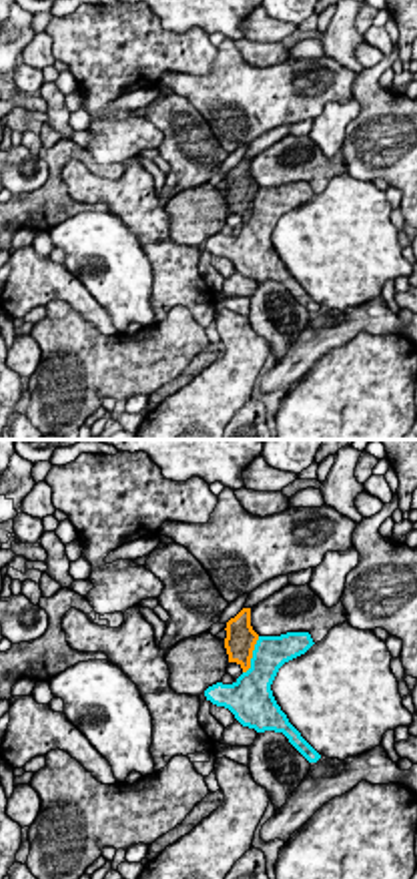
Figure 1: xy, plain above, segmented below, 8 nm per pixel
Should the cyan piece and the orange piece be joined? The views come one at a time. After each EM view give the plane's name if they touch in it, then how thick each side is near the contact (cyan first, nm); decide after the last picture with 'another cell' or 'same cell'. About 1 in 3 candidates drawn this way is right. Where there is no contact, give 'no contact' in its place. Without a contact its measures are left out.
xy | 280/240 nm

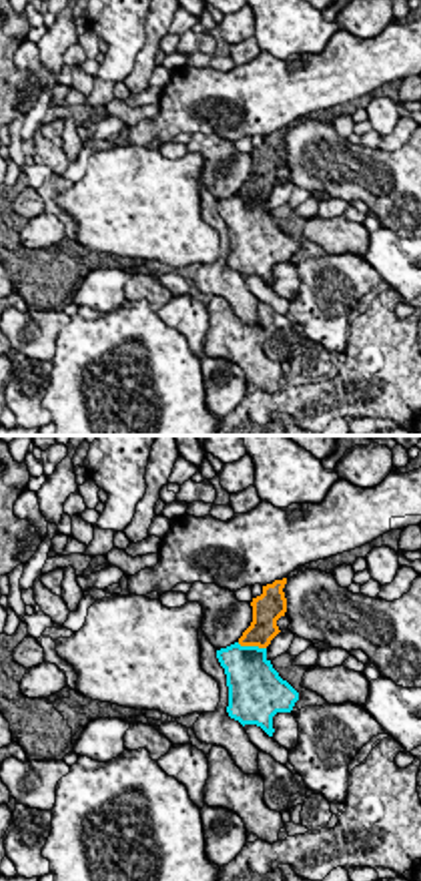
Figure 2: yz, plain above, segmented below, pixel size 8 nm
yz | 380/220 nm

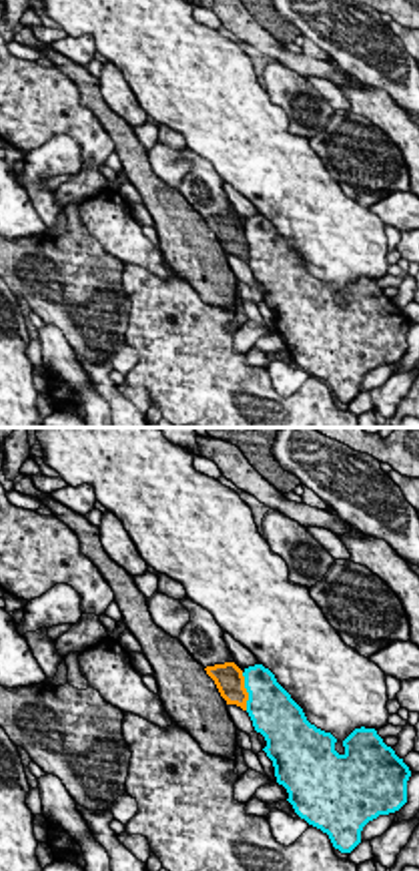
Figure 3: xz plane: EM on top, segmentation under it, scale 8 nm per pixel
xz | 380/240 nm

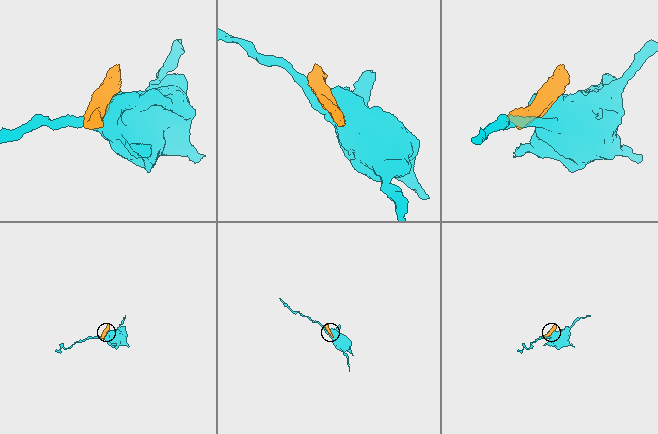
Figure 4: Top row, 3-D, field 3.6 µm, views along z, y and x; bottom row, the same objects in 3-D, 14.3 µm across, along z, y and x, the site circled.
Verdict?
another cell

